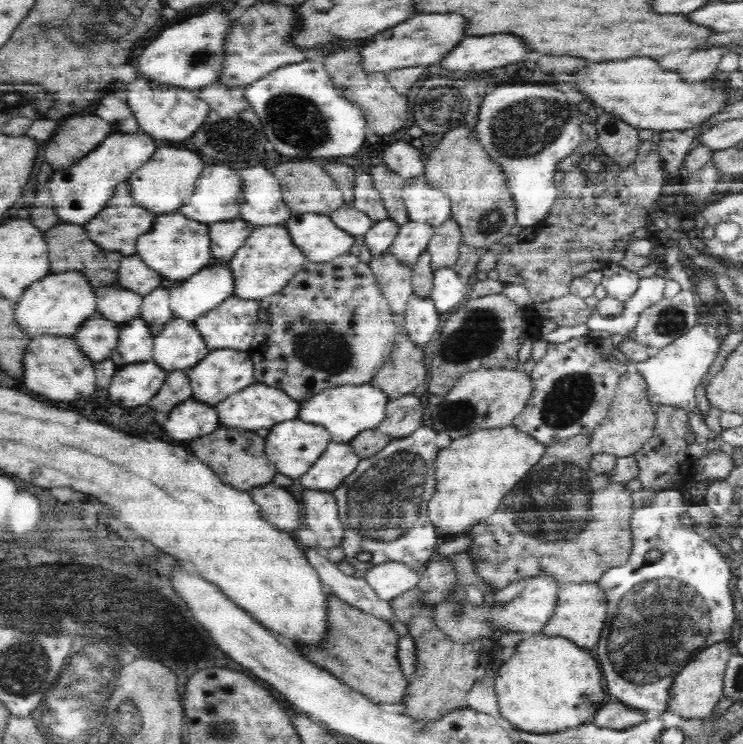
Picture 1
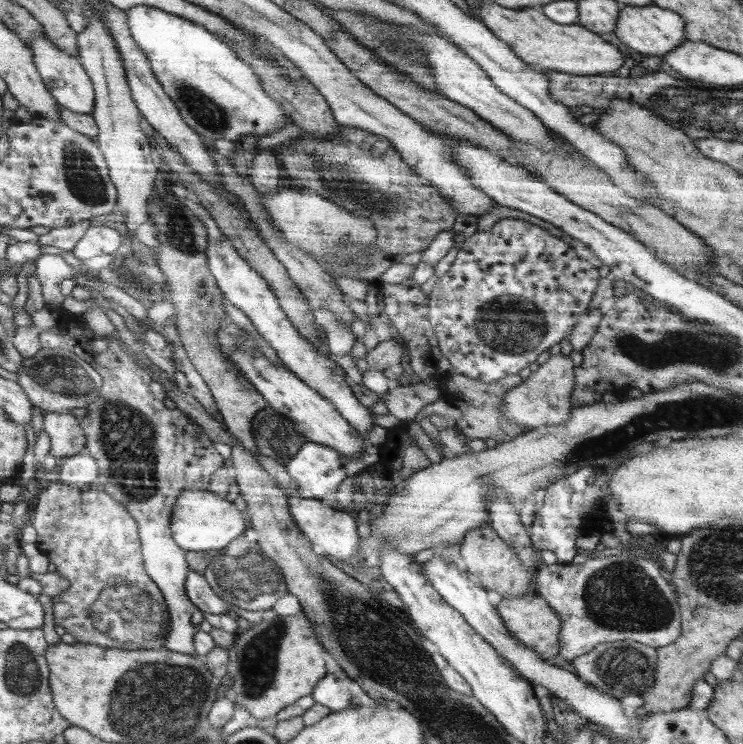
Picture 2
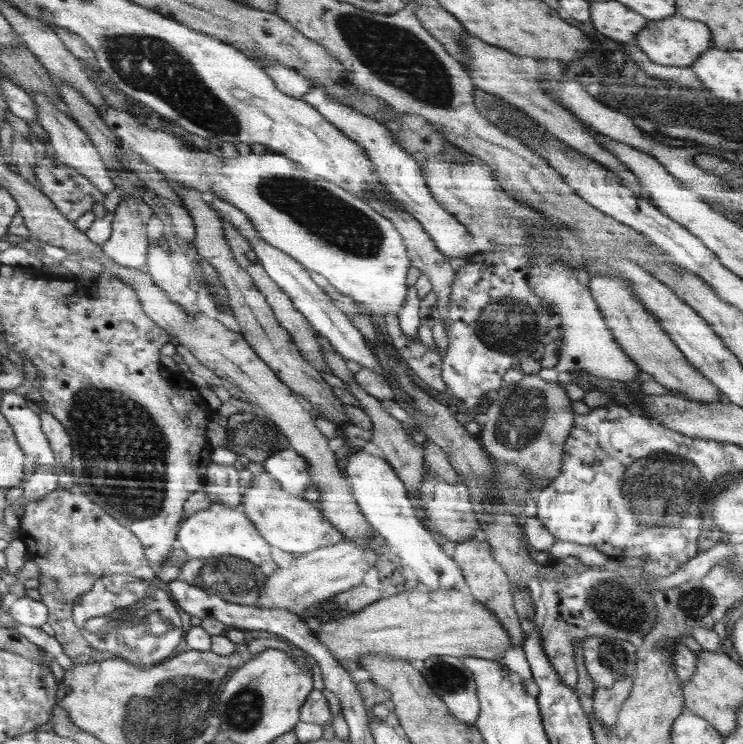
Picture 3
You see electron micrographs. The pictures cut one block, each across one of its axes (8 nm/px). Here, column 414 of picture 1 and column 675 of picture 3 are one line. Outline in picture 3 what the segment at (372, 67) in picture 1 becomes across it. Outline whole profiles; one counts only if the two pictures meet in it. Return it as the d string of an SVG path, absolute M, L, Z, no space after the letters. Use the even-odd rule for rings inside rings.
M672 16L672 20L652 20L648 28L643 28L636 36L634 44L648 54L648 58L656 64L665 66L691 66L692 62L712 46L712 36L706 24L696 20L686 20L682 16Z

